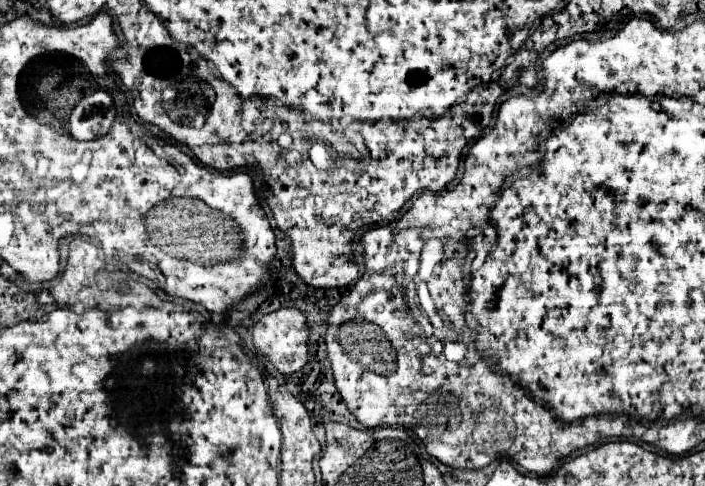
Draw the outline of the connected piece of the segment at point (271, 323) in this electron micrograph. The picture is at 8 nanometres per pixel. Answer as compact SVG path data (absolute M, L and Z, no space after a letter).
M283 307L273 313L267 313L261 317L253 327L253 343L259 353L263 353L283 375L289 375L293 371L299 371L307 363L307 323L305 315L299 309Z

